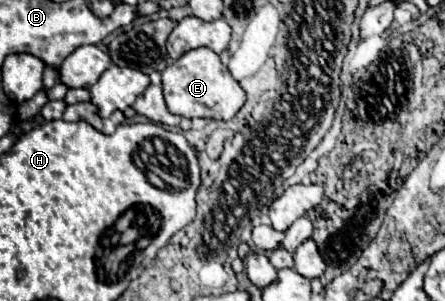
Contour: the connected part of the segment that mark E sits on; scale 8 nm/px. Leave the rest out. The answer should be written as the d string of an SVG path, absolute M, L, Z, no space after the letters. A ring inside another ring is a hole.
M195 48L185 52L161 72L161 78L167 108L177 116L229 120L245 104L243 88L233 80L229 70L221 64L219 56L209 48Z

